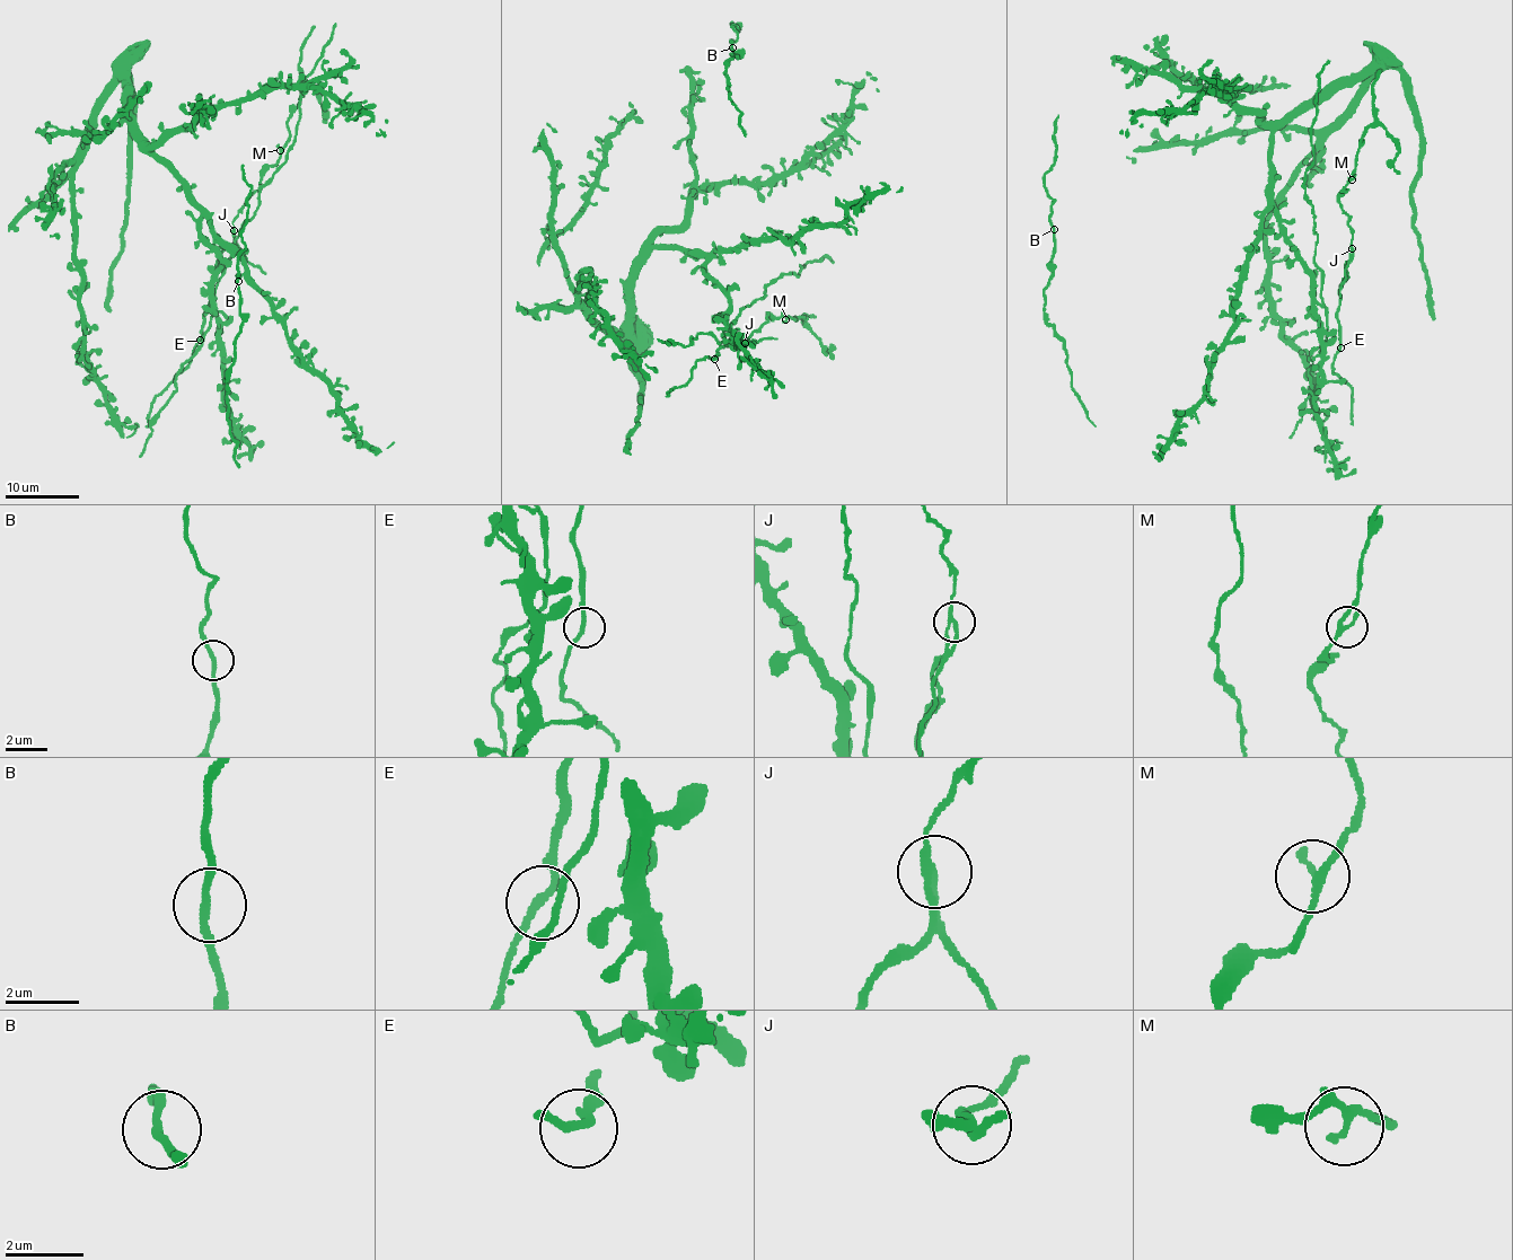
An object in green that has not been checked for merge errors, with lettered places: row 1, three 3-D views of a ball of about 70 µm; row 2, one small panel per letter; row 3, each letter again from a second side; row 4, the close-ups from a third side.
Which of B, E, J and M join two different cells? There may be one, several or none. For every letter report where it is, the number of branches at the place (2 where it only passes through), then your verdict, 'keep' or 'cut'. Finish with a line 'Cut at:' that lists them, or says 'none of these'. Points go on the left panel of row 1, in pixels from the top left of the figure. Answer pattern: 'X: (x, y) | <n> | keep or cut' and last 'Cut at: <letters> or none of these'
B: (238, 281) | 2 | keep
E: (200, 340) | 2 | keep
J: (234, 230) | 2 | cut
M: (280, 150) | 2 | keep
Cut at: J

